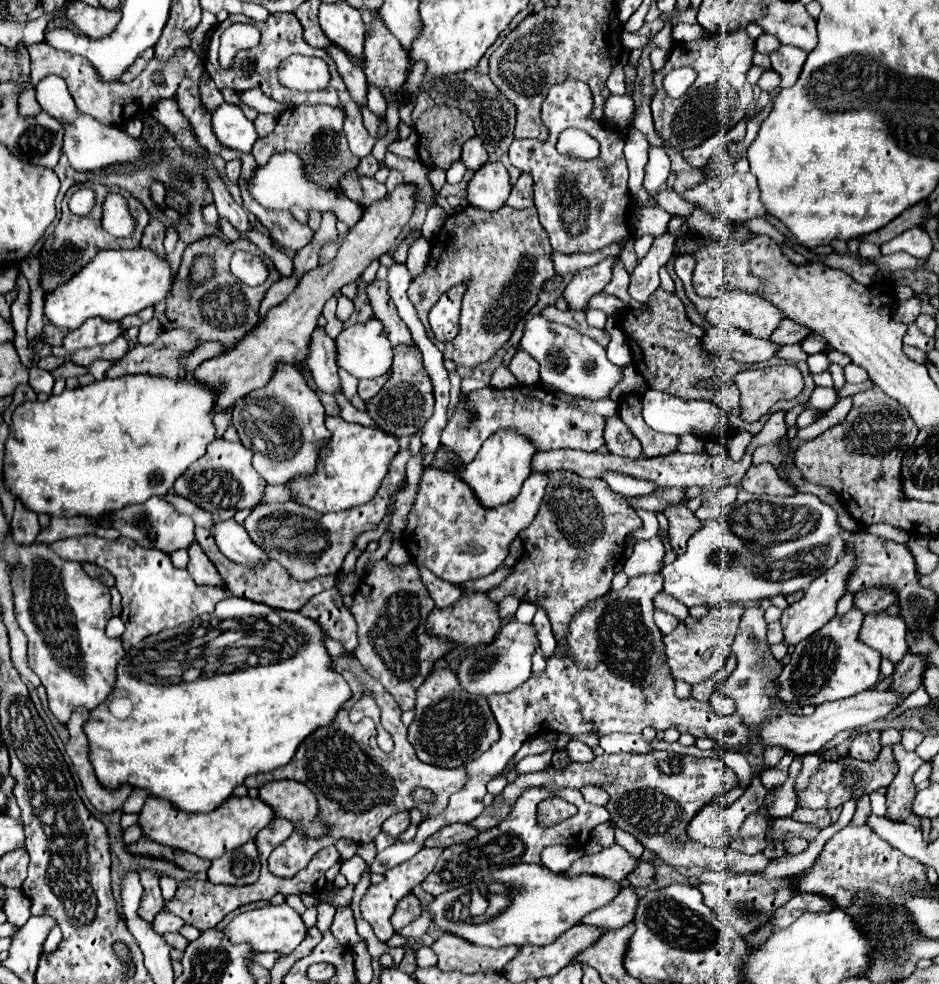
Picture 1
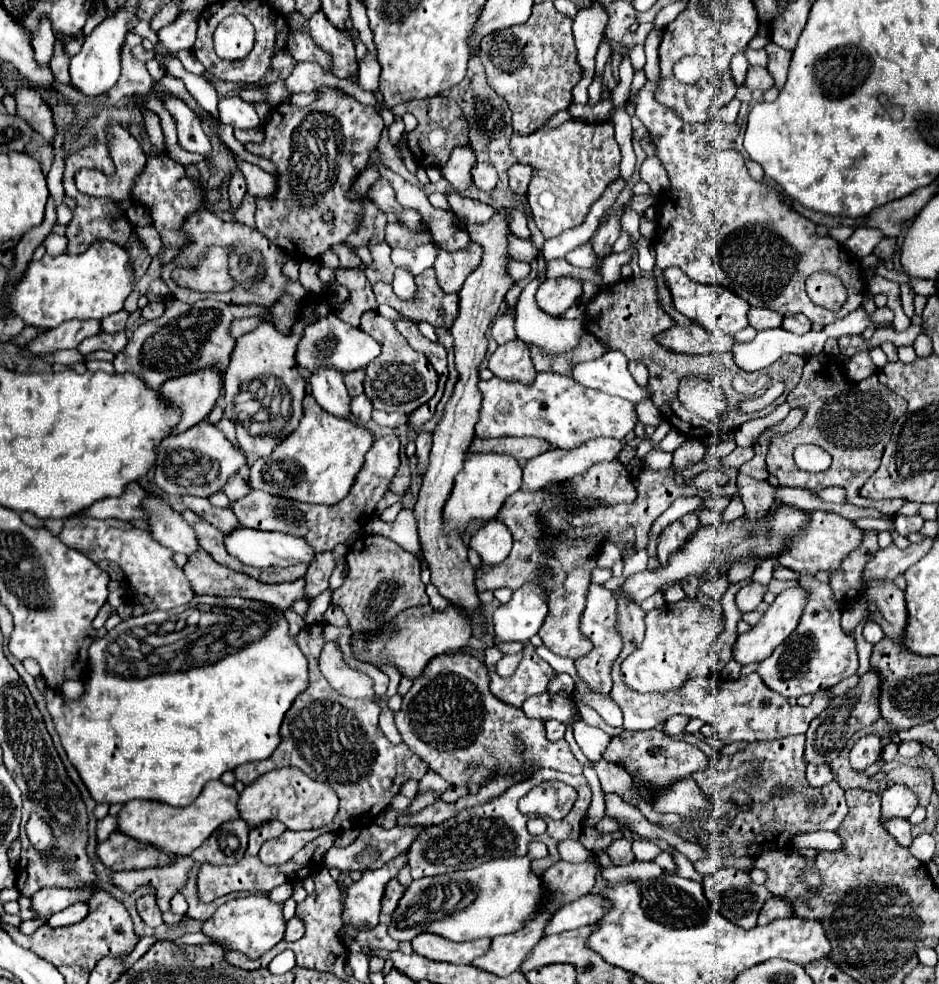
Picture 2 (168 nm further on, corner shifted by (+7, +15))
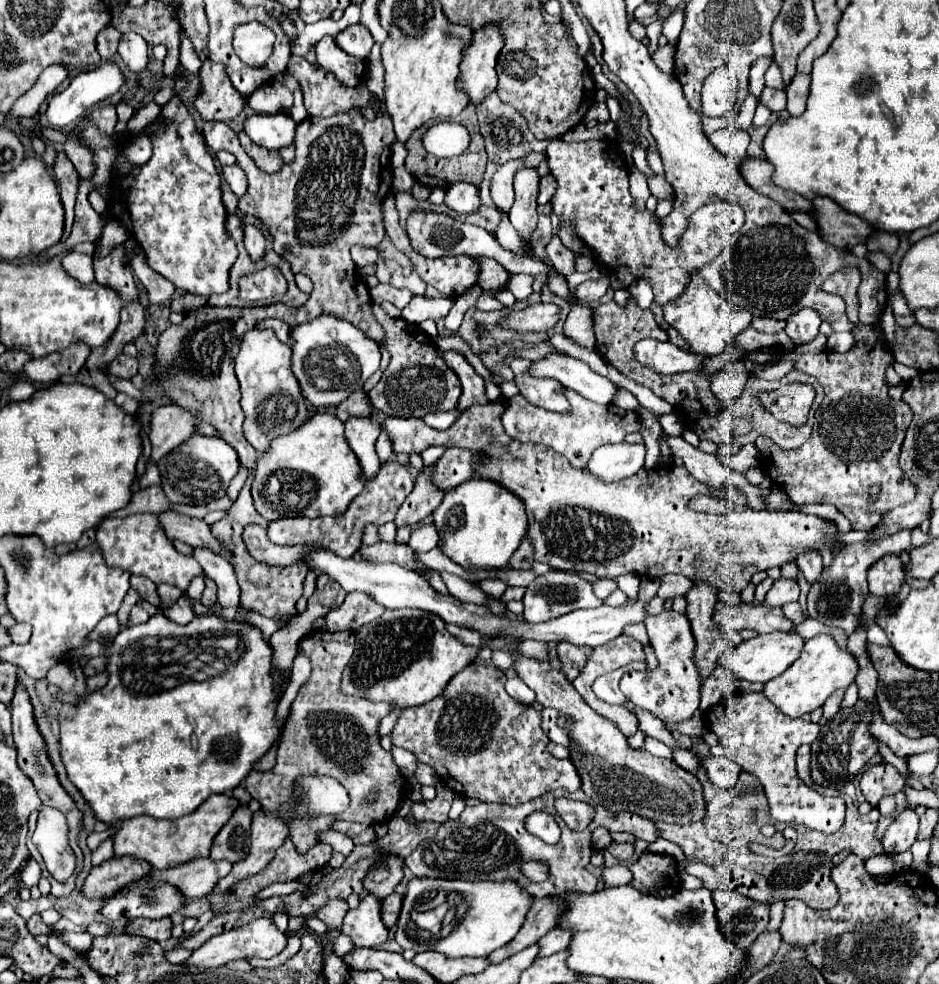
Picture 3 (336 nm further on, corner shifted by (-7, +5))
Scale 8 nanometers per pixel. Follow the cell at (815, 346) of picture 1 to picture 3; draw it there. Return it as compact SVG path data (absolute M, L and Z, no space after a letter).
M803 308L787 318L785 332L793 340L793 344L807 344L819 334L819 324L821 324L819 314L811 308Z

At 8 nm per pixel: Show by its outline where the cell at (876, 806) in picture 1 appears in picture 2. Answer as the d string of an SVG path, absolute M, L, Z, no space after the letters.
M891 820L889 826L887 826L887 832L895 838L895 842L903 848L909 848L911 842L913 842L913 836L911 836L911 824L907 820Z

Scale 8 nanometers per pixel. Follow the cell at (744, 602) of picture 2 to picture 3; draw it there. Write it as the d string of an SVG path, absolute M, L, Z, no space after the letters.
M781 576L779 580L775 580L775 584L771 586L771 590L767 592L763 606L781 608L781 606L785 606L789 602L797 602L797 598L799 598L797 580L787 580L787 578Z

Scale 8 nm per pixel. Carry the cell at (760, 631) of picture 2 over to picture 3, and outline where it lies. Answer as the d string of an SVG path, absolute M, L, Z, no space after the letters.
M787 630L787 632L771 632L771 634L759 634L751 640L741 642L737 648L733 648L731 652L727 652L721 662L741 680L749 680L749 682L769 682L771 678L783 674L801 654L805 646L805 640L799 636L797 630Z

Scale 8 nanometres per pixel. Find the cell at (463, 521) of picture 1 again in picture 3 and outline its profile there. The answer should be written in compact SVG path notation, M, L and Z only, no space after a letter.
M627 442L607 444L599 446L591 454L583 470L599 478L601 482L619 482L633 476L643 466L643 458L645 458L643 444L627 444Z

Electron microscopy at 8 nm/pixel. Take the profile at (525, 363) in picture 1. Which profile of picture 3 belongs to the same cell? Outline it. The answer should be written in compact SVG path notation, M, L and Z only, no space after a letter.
M517 358L511 362L511 370L515 374L515 386L519 388L519 394L539 406L539 408L547 408L547 410L555 410L555 412L563 412L567 410L567 400L563 398L563 386L559 386L559 382L555 382L553 378L537 378L527 374L531 368L531 362L525 358Z

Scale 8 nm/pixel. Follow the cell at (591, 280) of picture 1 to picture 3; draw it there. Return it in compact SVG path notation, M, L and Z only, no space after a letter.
M553 302L549 304L535 304L525 308L523 312L513 312L507 320L503 320L505 326L515 328L519 332L541 332L541 330L551 330L561 316L561 308L555 306Z

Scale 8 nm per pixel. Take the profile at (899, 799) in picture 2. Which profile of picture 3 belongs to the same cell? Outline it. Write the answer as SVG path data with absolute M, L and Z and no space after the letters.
M903 810L895 822L883 834L883 850L885 852L905 852L917 840L919 832L919 814L915 810Z

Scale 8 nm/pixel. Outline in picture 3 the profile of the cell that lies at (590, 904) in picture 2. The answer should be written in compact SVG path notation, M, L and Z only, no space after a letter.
M553 928L551 932L547 932L537 944L539 944L539 956L551 956L559 950L565 950L571 942L571 930L563 930L563 928Z

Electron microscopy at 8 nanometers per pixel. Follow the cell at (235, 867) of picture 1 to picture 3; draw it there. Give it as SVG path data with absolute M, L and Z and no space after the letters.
M241 806L235 810L231 820L223 826L223 830L215 836L211 846L213 860L229 860L239 862L249 854L249 836L251 836L251 810L249 806Z

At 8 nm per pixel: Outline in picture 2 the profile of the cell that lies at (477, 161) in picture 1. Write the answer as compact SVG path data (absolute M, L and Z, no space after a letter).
M471 146L455 148L449 162L441 168L441 176L451 184L453 190L463 192L473 184L473 180L471 180L473 164L475 164L475 154L473 154Z

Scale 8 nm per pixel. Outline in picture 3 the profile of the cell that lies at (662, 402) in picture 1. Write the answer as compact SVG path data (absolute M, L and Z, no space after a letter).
M553 354L551 358L533 362L529 372L543 378L555 378L559 384L579 392L595 404L611 404L615 394L621 390L615 382L593 372L585 362L571 356Z

